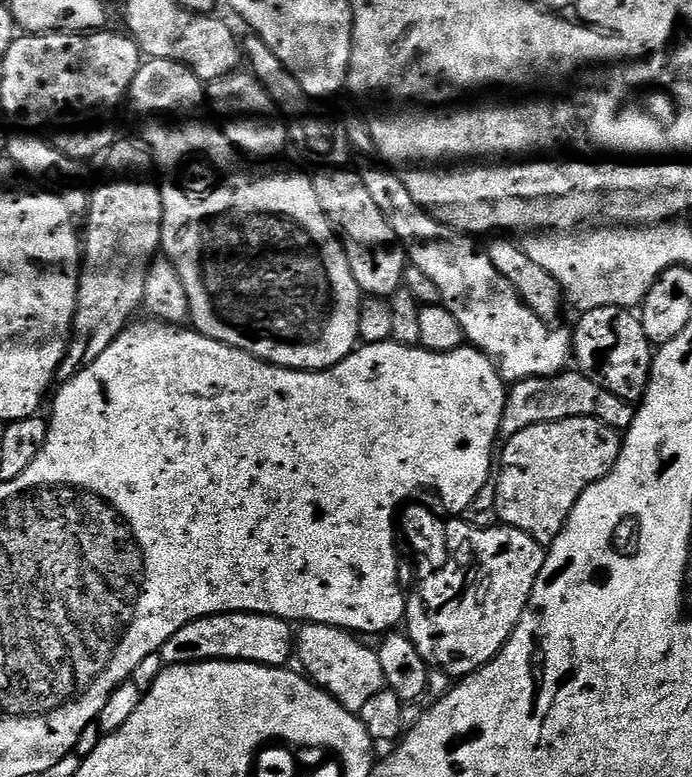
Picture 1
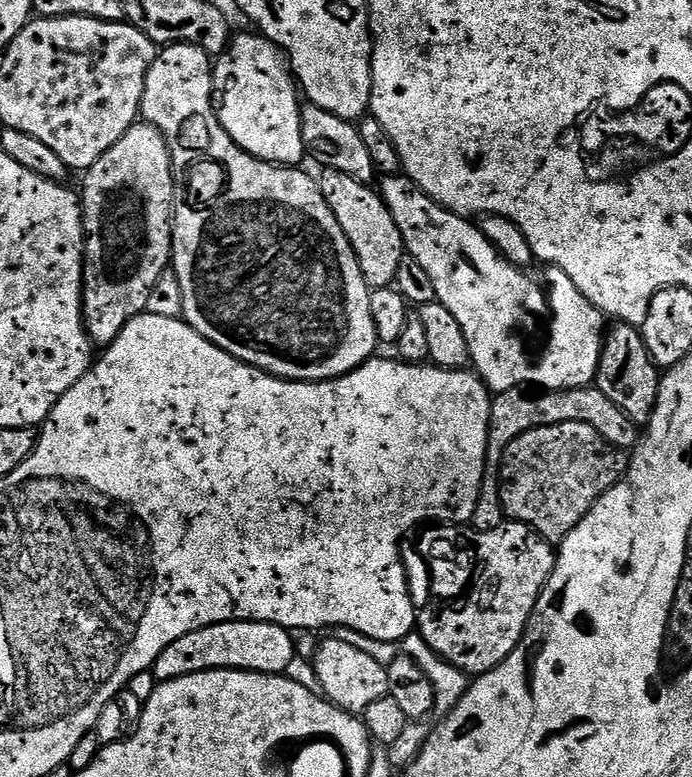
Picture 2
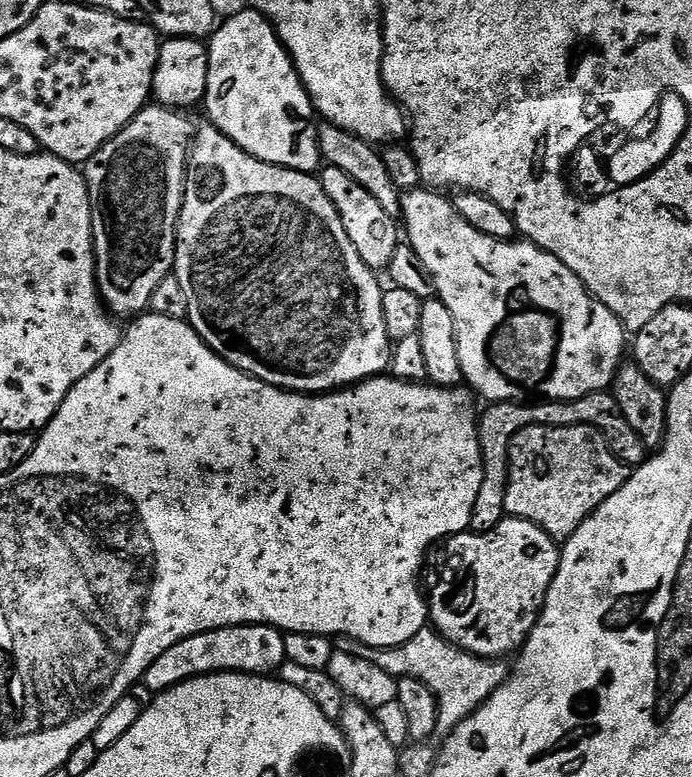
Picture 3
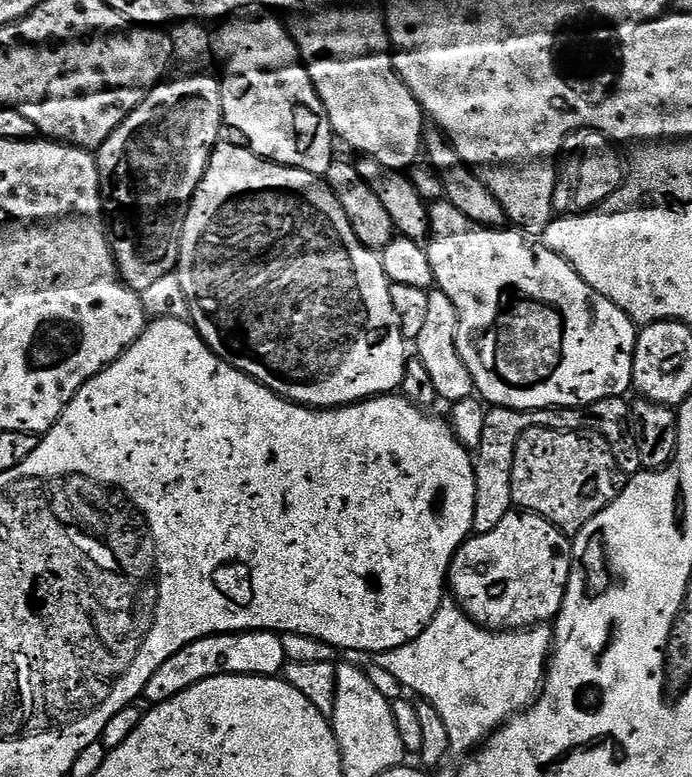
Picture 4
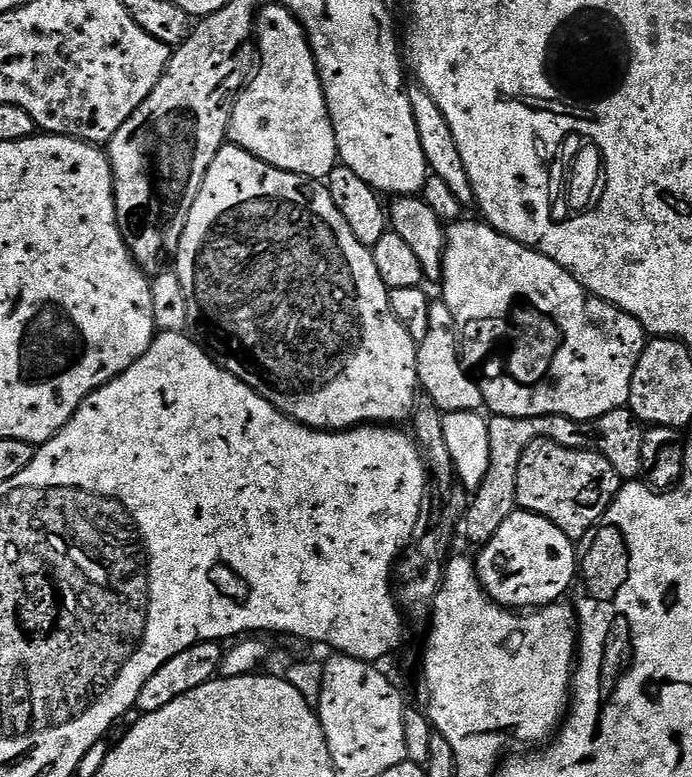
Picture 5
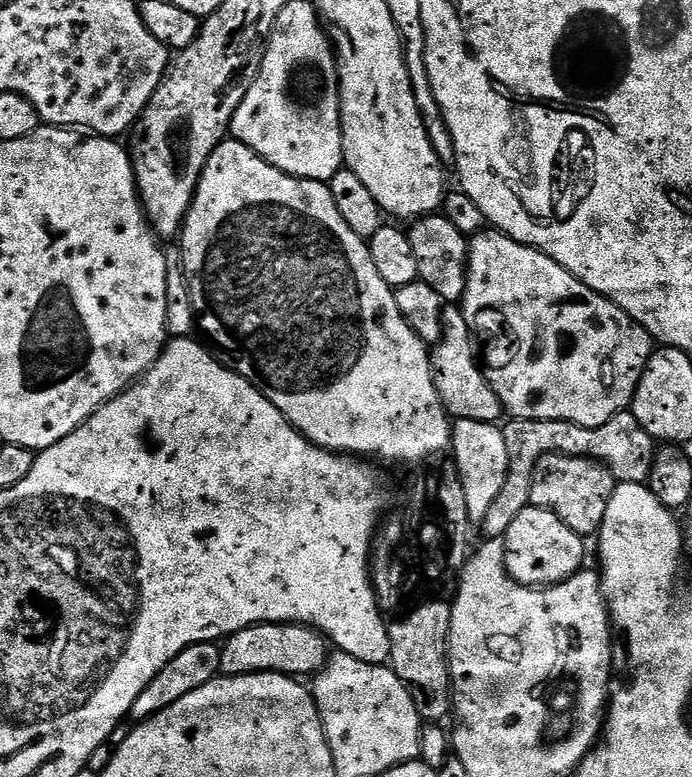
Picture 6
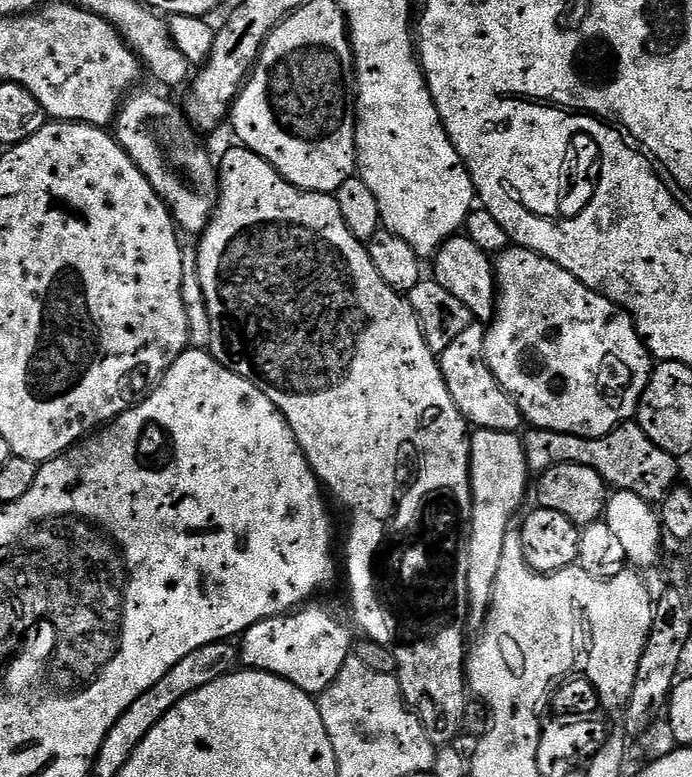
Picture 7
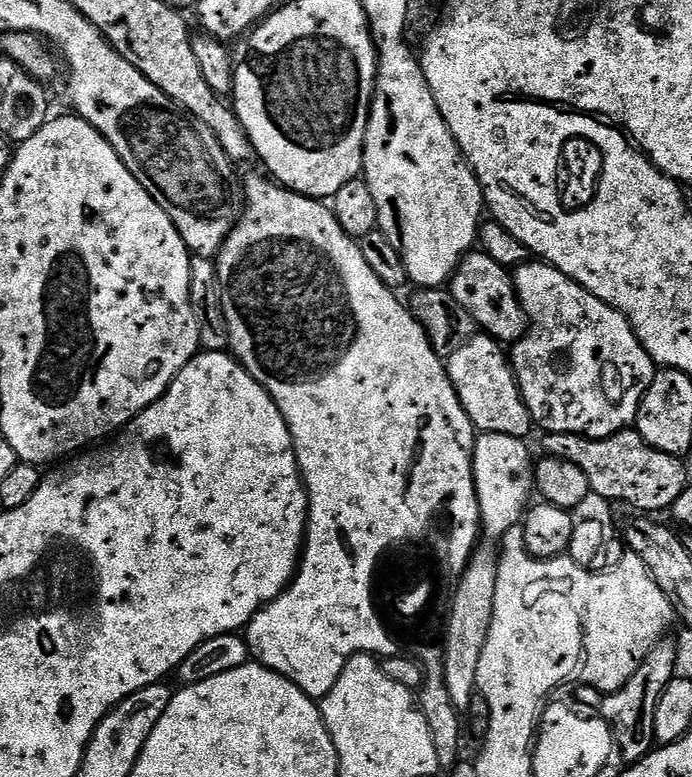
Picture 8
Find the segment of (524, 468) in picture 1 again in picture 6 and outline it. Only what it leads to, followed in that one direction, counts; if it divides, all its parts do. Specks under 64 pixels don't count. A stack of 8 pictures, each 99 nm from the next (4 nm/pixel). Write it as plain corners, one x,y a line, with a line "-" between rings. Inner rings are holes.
543,456
532,472
531,507
550,510
570,530
585,538
595,537
606,518
606,506
614,494
617,480
603,464
583,456

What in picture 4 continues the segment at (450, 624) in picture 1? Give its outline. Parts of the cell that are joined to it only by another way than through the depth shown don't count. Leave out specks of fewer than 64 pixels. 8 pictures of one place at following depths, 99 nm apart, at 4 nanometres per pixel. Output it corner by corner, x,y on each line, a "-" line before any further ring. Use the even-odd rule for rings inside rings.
513,510
506,514
506,518
502,518
502,522
498,522
498,526
494,526
494,530
490,530
490,534
471,535
465,539
464,543
456,549
456,556
449,563
446,584
452,587
451,599
459,604
464,613
467,614
476,623
481,624
483,628
489,632
514,632
522,628
534,628
537,626
547,625
549,622
555,621
560,607
564,601
564,591
568,585
570,578
570,570
572,569
572,540
565,533
558,531
557,528
546,518
536,516
533,512
525,512
523,510

